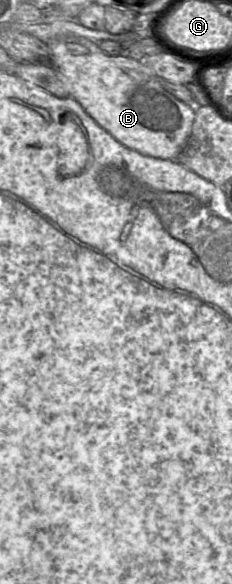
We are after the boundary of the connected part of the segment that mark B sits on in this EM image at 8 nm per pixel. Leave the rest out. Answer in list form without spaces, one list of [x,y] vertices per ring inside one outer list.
[[[70,35],[63,36],[57,38],[55,40],[49,41],[49,50],[50,57],[49,63],[53,66],[56,72],[59,75],[60,80],[63,85],[66,87],[69,97],[75,99],[85,110],[85,112],[104,130],[110,133],[118,142],[127,148],[137,151],[143,155],[159,158],[162,160],[176,160],[180,153],[185,148],[188,143],[189,136],[191,135],[192,126],[195,120],[195,109],[187,105],[186,103],[180,101],[175,96],[167,92],[161,85],[159,80],[163,80],[158,78],[151,69],[149,69],[146,65],[142,64],[140,61],[129,58],[127,56],[119,55],[119,56],[111,56],[103,52],[97,42],[94,42],[90,39]]]

